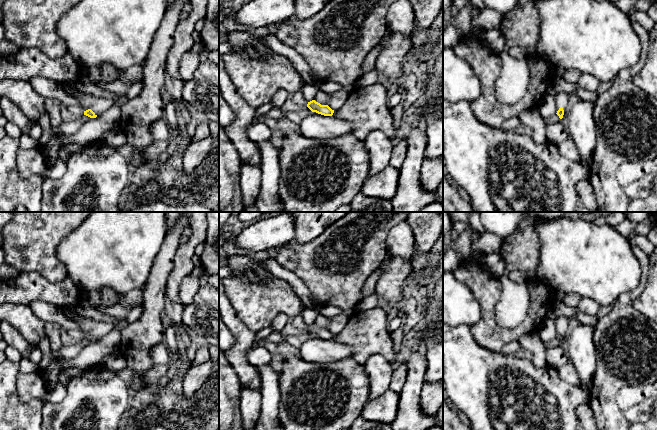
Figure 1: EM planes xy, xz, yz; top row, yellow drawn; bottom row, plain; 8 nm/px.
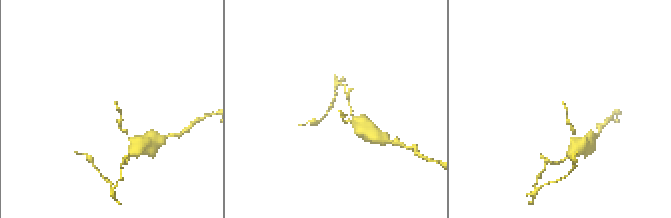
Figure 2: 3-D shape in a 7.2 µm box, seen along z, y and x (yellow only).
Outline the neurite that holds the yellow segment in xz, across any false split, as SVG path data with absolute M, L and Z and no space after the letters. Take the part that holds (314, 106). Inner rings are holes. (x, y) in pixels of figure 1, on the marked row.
M312 100L308 102L307 107L312 111L324 116L332 116L334 110L332 110L328 105L321 105L320 103Z

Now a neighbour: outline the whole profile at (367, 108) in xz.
M380 83L350 90L343 106L334 111L334 117L352 123L353 135L364 141L367 135L379 130L394 140L396 130L393 124L387 87Z

